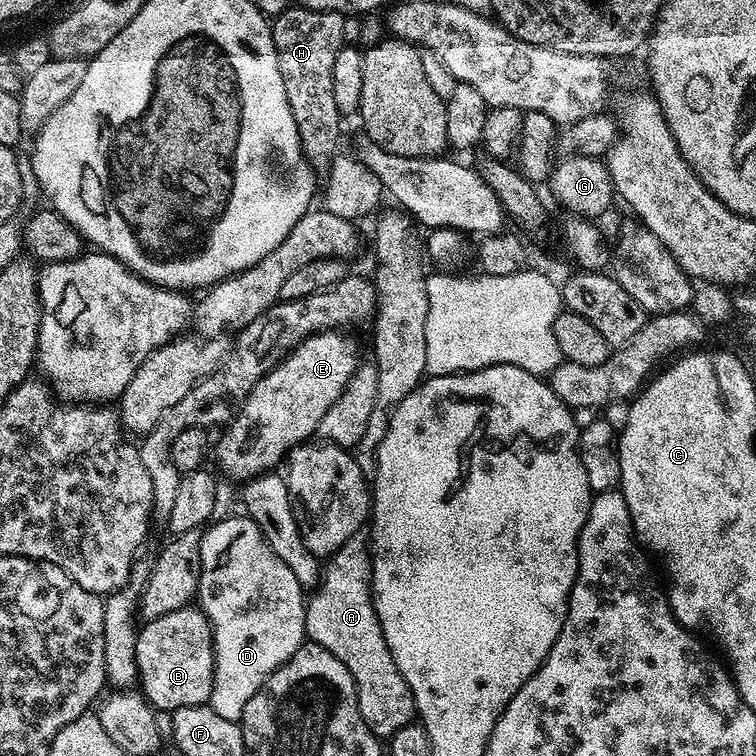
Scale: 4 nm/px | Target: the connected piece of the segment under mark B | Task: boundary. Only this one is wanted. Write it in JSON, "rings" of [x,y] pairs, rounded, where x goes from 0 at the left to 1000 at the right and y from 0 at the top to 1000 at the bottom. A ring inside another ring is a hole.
{"rings":[[[263,803],[225,807],[214,817],[194,821],[180,844],[184,914],[202,938],[229,943],[241,934],[275,931],[280,925],[286,866],[280,853],[280,825]]]}

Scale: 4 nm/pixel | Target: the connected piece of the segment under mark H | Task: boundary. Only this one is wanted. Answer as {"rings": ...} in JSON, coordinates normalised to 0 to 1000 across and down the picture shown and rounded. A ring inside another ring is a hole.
{"rings":[[[382,8],[357,32],[362,66],[368,71],[368,93],[373,93],[373,108],[384,135],[384,151],[389,151],[403,202],[413,209],[438,208],[450,185],[452,155],[442,135],[442,79],[458,62],[455,26],[456,22],[447,16]]]}

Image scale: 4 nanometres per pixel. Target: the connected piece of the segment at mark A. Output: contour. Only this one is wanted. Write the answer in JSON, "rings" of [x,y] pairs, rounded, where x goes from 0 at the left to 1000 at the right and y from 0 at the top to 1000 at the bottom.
{"rings":[[[485,702],[471,704],[446,730],[440,730],[438,735],[433,737],[426,751],[426,766],[405,794],[402,833],[411,851],[437,860],[437,865],[442,865],[442,870],[447,870],[447,876],[452,876],[452,881],[458,881],[463,886],[471,903],[474,939],[479,944],[484,960],[499,976],[519,975],[525,966],[546,956],[550,947],[550,930],[545,922],[545,914],[532,897],[526,881],[521,881],[516,854],[511,854],[511,844],[505,839],[505,828],[500,823],[500,812],[495,807],[492,728]]]}

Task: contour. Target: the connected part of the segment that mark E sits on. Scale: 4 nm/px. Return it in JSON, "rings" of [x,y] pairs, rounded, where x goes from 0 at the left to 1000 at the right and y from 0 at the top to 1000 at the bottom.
{"rings":[[[426,437],[421,442],[407,444],[392,462],[377,471],[362,489],[357,489],[344,501],[341,511],[331,516],[317,545],[308,553],[307,560],[295,567],[291,583],[283,587],[283,608],[291,612],[291,619],[307,635],[327,638],[335,630],[347,630],[361,623],[360,619],[369,608],[374,610],[381,599],[396,587],[409,581],[407,575],[418,571],[421,558],[426,558],[426,548],[447,532],[447,526],[455,520],[458,505],[471,493],[474,475],[471,476],[471,455],[460,444],[454,444],[454,438]]]}

